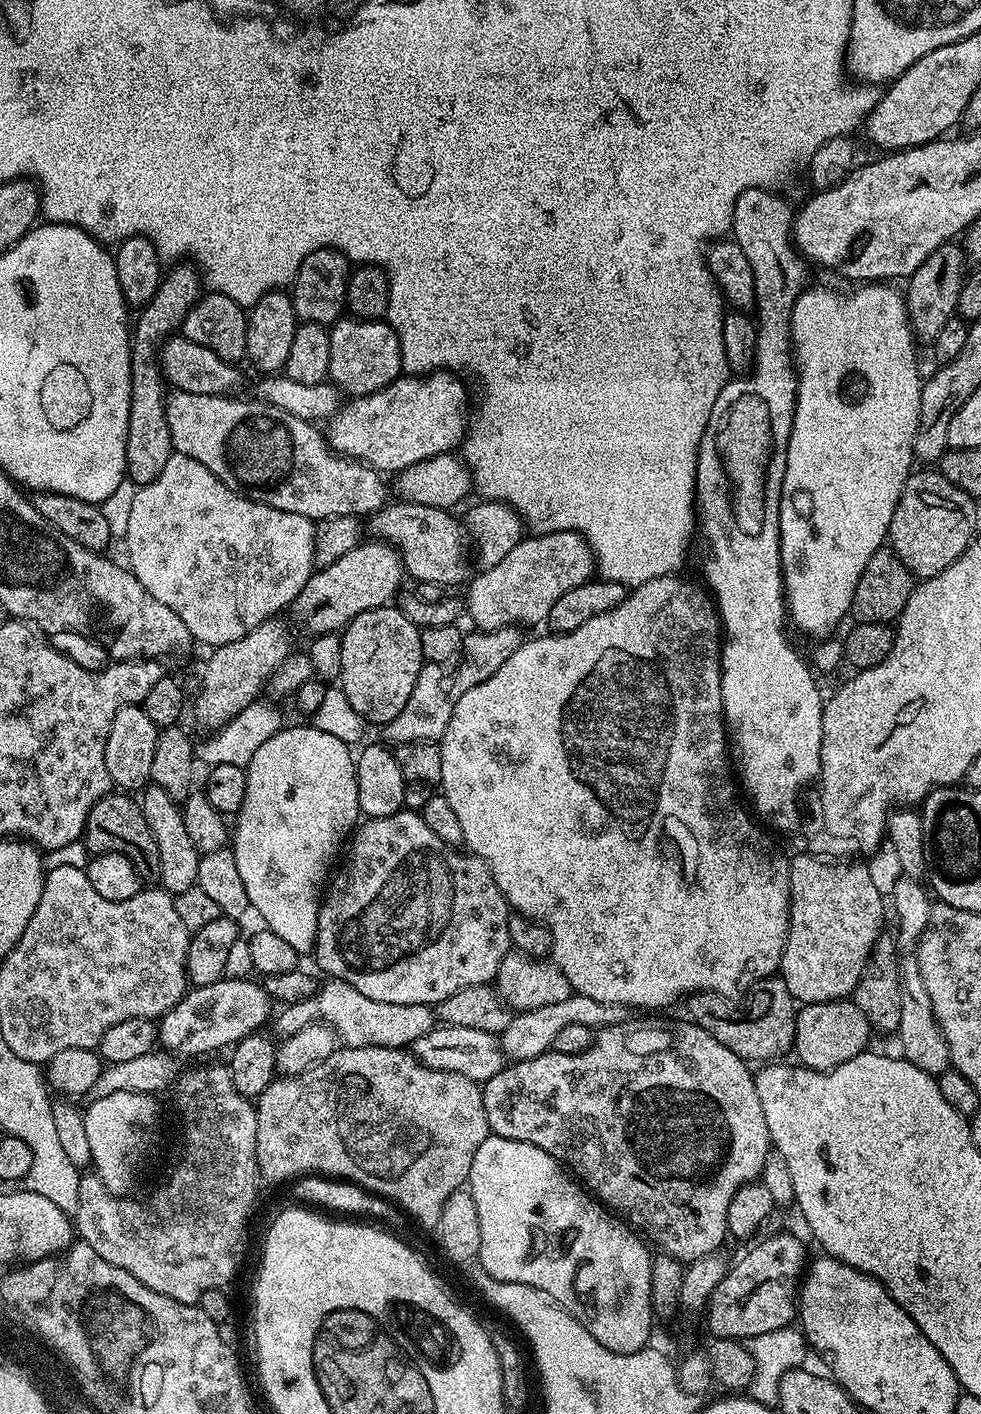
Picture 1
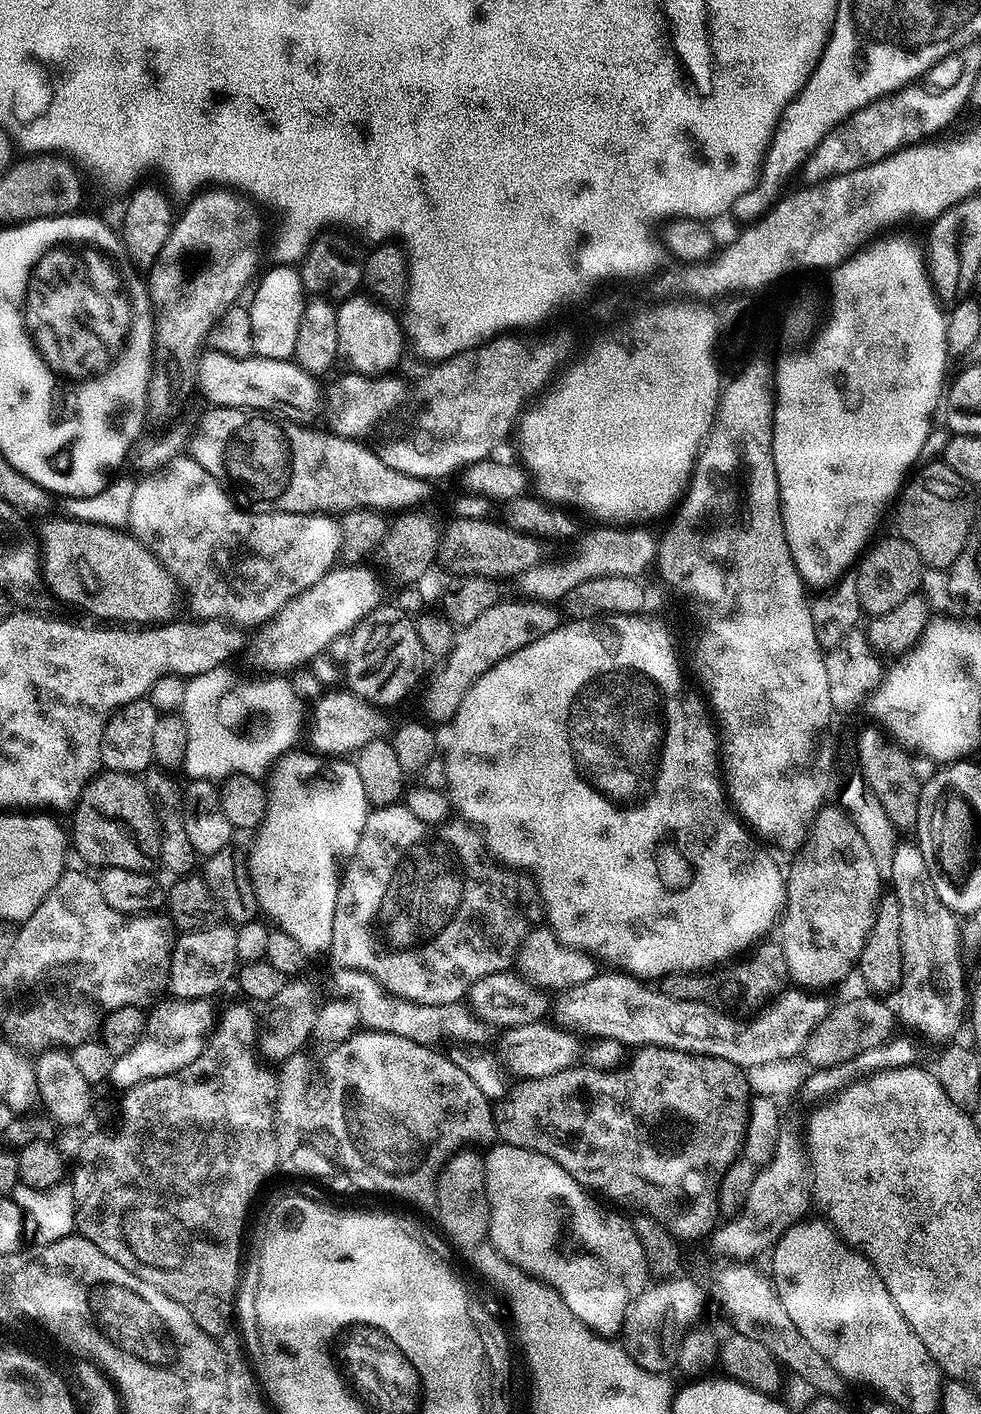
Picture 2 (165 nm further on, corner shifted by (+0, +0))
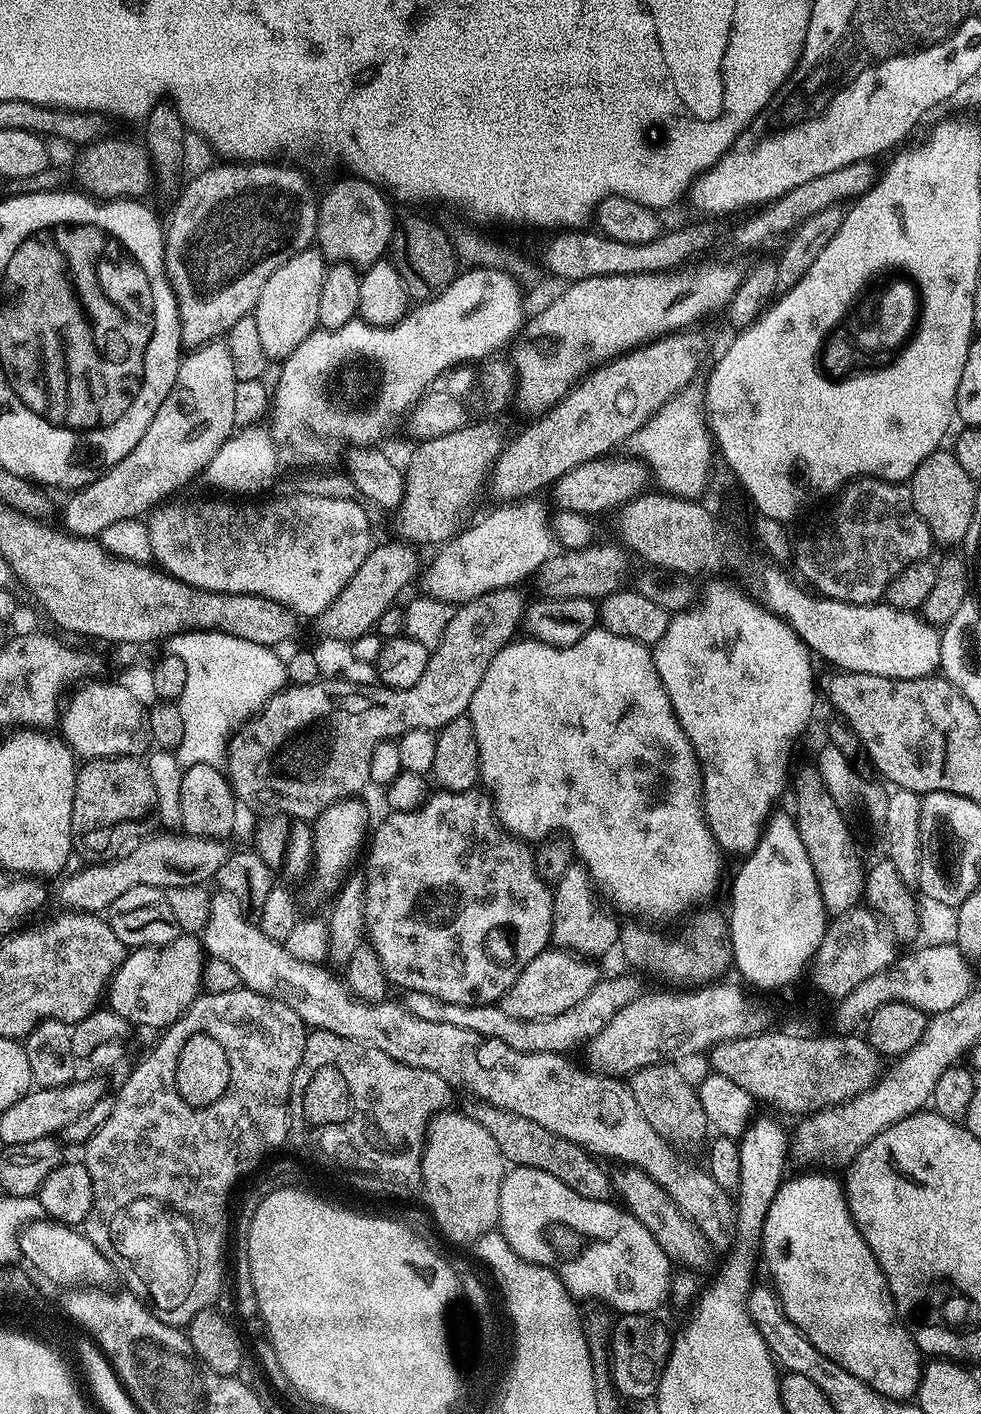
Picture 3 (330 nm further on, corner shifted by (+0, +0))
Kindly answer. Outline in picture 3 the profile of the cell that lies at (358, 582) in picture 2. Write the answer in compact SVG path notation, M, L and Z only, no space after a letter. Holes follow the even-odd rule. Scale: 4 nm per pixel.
M529 498L496 506L500 508L486 513L477 524L461 527L451 540L435 549L436 557L425 572L423 569L423 595L459 606L499 588L515 588L526 576L531 577L542 562L558 551L549 527L549 509L544 509L538 501Z

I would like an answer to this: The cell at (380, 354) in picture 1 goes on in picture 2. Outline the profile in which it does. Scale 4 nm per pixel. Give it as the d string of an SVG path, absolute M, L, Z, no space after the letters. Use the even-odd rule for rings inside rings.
M353 294L339 301L338 314L338 350L339 359L349 364L353 373L362 376L386 376L400 360L406 344L406 332L396 321L397 313L383 305L371 295Z

